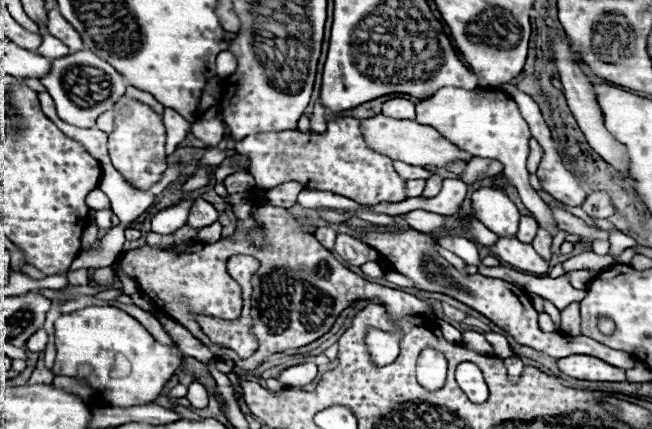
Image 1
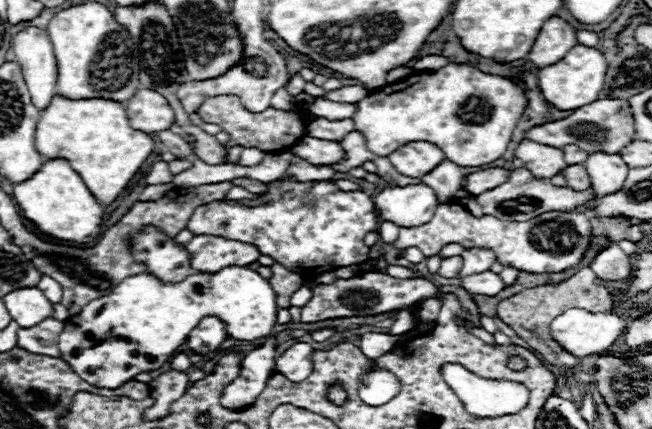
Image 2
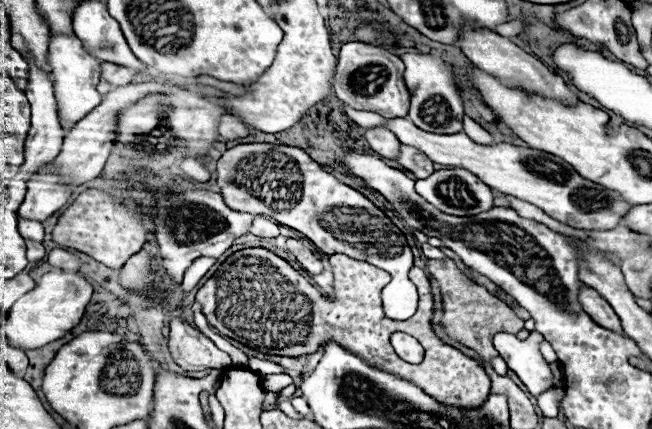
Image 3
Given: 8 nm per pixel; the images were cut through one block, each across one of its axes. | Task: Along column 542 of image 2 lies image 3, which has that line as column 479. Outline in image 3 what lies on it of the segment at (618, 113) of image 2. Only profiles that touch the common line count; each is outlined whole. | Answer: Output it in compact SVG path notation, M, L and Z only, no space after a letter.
M464 116L464 134L468 134L476 144L484 144L490 146L494 144L490 132L486 132L478 122L474 122L470 116Z

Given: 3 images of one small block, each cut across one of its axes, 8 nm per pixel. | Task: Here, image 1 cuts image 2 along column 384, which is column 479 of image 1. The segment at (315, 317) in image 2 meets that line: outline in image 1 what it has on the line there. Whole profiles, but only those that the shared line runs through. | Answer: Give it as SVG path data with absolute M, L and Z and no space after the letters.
M396 230L396 232L362 232L360 240L368 246L372 246L374 250L378 250L398 272L402 272L404 276L408 276L410 280L416 282L416 286L420 290L430 290L430 292L442 292L448 294L456 300L460 300L462 304L478 310L480 314L484 314L486 318L490 318L498 328L502 328L504 332L508 332L518 344L522 346L530 346L536 348L540 352L546 352L548 356L554 358L564 358L568 354L588 354L588 356L596 356L616 368L634 368L634 358L628 352L622 350L612 350L588 336L568 336L568 334L546 334L538 328L538 312L532 308L528 294L522 292L520 296L520 288L516 288L510 282L504 282L500 278L488 278L482 274L474 274L474 276L462 276L452 264L448 264L436 250L434 250L434 238L416 230Z

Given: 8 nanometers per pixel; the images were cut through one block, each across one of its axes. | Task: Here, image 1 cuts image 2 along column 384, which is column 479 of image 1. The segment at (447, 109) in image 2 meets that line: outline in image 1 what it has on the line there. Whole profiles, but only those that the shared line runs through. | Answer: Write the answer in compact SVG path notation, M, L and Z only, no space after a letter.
M444 86L434 96L420 100L416 104L416 112L418 112L416 120L420 124L436 128L452 144L472 152L474 156L492 158L492 160L502 162L504 176L512 182L512 186L516 186L524 206L532 212L532 216L538 220L538 224L542 228L546 228L552 236L558 232L550 208L536 194L536 190L528 184L530 174L526 172L526 158L528 158L530 130L510 94L506 94L502 90L494 90L494 88L482 88L482 86L478 86L474 90Z

